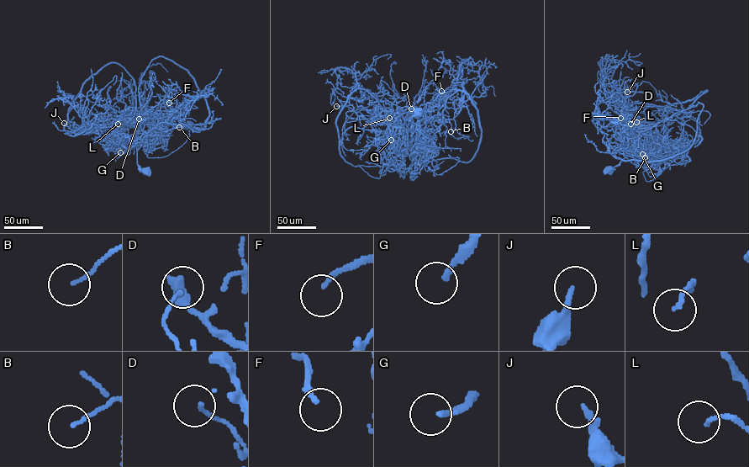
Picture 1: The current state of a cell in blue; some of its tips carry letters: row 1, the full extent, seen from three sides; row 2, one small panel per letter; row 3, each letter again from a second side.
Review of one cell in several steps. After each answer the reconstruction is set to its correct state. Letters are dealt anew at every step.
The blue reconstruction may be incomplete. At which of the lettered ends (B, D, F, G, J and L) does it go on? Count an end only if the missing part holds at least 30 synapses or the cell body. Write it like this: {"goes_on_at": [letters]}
{"goes_on_at": ["G"]}

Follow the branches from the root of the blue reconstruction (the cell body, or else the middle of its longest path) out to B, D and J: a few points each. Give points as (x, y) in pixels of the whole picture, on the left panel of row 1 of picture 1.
B: (145, 172), (137, 164), (136, 130), (160, 129), (159, 119), (179, 127)
D: (145, 172), (137, 164), (135, 123), (139, 119)
J: (145, 172), (137, 164), (136, 125), (133, 119), (101, 124), (97, 129), (71, 130), (64, 123)

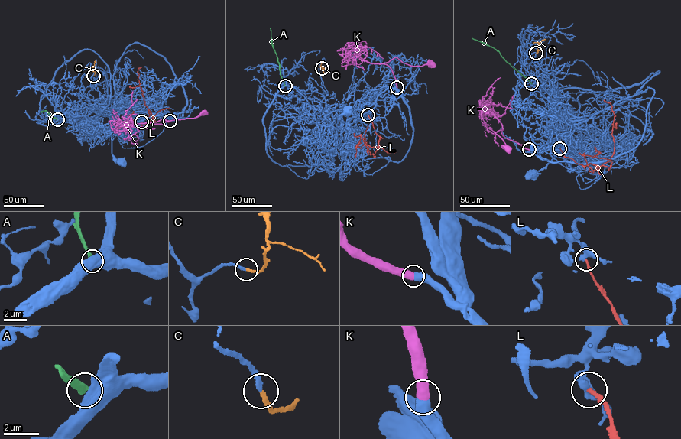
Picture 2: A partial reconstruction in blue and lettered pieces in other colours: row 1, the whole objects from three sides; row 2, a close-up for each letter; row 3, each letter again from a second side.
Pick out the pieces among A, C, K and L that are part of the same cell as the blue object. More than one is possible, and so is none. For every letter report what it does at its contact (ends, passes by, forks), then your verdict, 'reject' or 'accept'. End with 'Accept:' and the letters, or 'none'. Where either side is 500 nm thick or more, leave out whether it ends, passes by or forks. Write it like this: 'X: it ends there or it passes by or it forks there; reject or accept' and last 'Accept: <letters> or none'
A: reject
C: it ends there; accept
K: reject
L: it ends there; reject
Accept: C

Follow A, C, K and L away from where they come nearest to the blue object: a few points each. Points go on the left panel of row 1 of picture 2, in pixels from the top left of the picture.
A: (57, 119), (46, 110), (40, 112)
C: (93, 76), (95, 60)
K: (170, 121), (160, 124), (128, 123), (128, 127), (124, 117), (132, 104), (133, 90)
L: (141, 121), (144, 125), (154, 121), (139, 86), (137, 71), (141, 66)

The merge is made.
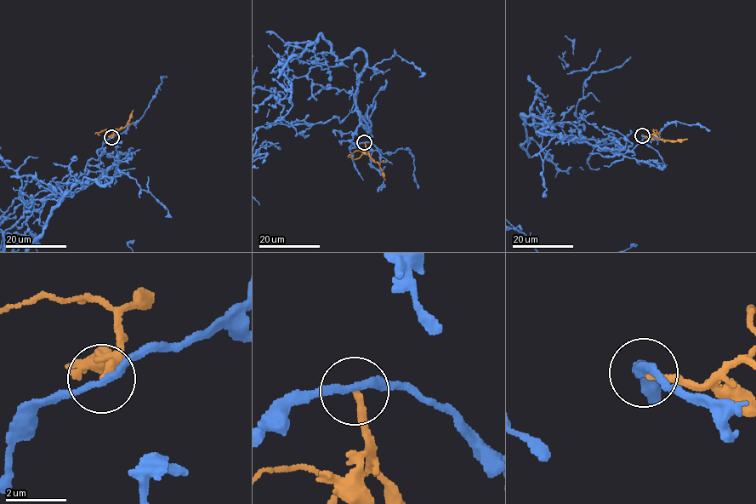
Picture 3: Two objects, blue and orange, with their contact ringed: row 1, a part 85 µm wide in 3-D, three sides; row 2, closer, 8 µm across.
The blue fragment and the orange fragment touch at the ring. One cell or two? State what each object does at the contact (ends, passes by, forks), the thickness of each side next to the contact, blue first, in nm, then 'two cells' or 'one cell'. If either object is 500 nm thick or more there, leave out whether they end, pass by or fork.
blue passes by; orange ends; calibres 220 and 220 nm; two cells

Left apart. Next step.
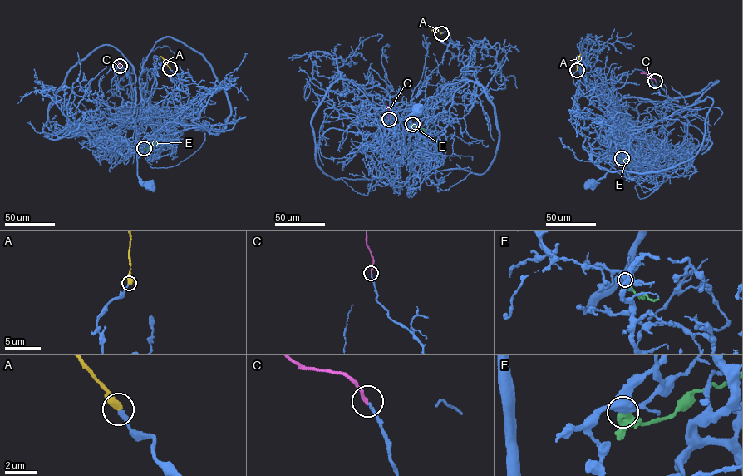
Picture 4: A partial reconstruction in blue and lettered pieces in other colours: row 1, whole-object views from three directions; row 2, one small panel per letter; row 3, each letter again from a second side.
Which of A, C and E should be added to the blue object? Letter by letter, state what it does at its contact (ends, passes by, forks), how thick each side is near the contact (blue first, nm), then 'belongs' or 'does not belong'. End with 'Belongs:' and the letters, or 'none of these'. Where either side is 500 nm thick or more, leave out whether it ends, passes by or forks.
A: 200 nm thick on the blue side, 550 nm on the other; belongs
C: it ends there; 160 nm thick on the blue side, 190 nm on the other; belongs
E: it ends there; 480 nm thick on the blue side, 440 nm on the other; does not belong
Belongs: A, C

